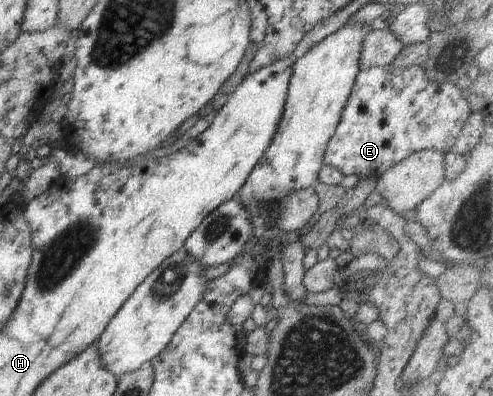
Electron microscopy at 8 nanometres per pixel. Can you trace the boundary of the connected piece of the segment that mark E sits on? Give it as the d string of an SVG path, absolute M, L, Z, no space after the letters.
M419 63L405 69L392 64L361 70L357 74L340 122L328 141L323 164L335 166L344 176L356 175L377 179L385 170L409 154L424 149L434 149L441 153L450 151L470 115L470 105L461 90L452 83L436 84L430 81L425 77L424 69Z

